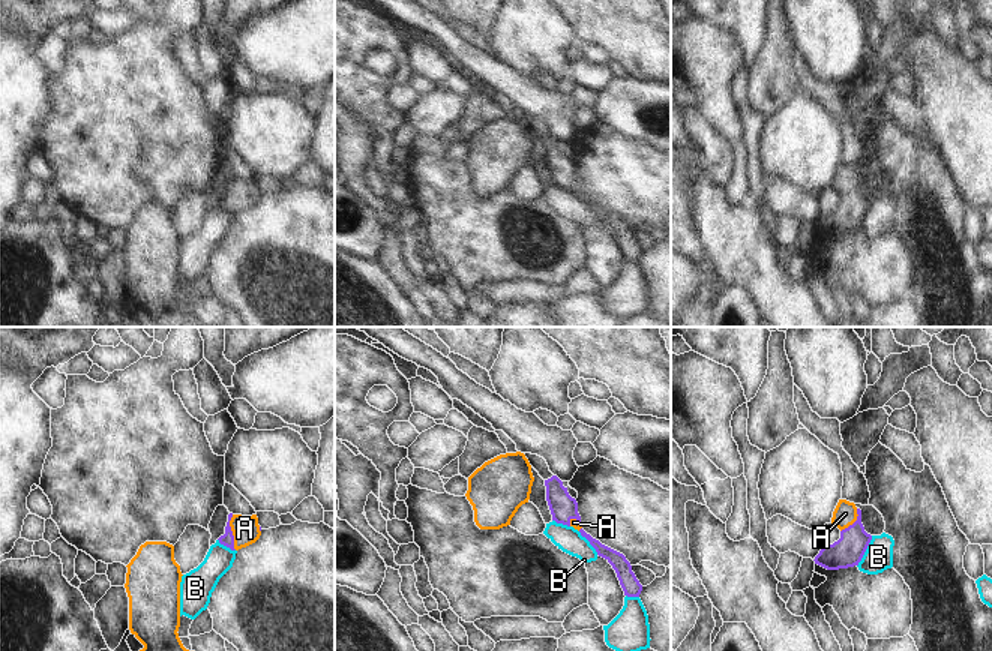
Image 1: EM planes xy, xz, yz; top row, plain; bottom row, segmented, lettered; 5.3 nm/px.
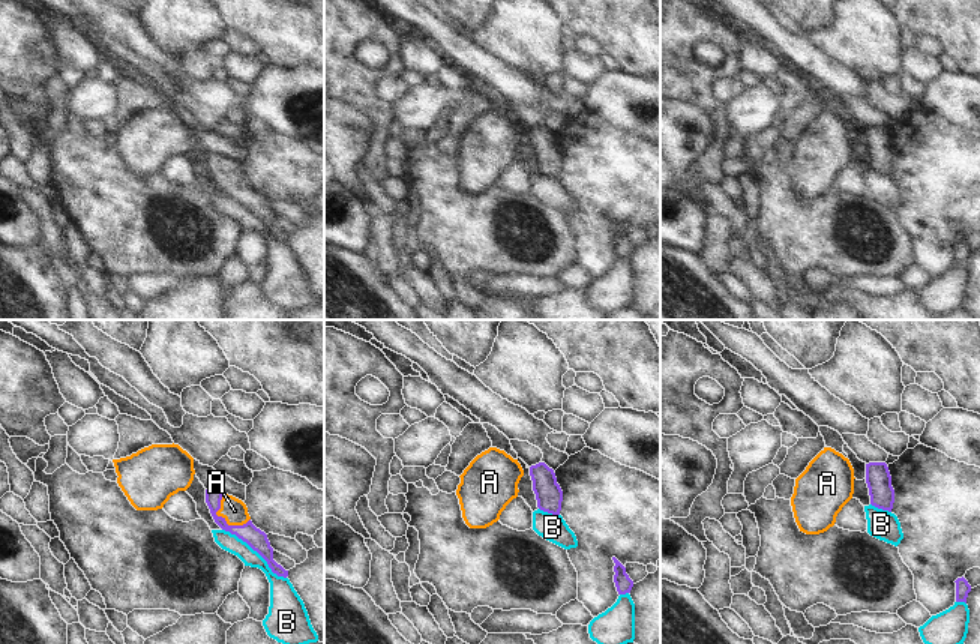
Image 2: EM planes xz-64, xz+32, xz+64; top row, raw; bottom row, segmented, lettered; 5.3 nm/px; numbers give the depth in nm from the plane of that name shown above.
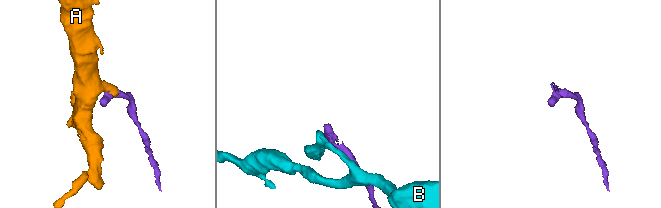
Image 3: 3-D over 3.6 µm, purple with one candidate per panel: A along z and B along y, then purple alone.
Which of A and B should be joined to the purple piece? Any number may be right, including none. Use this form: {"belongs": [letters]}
{"belongs": ["A"]}

